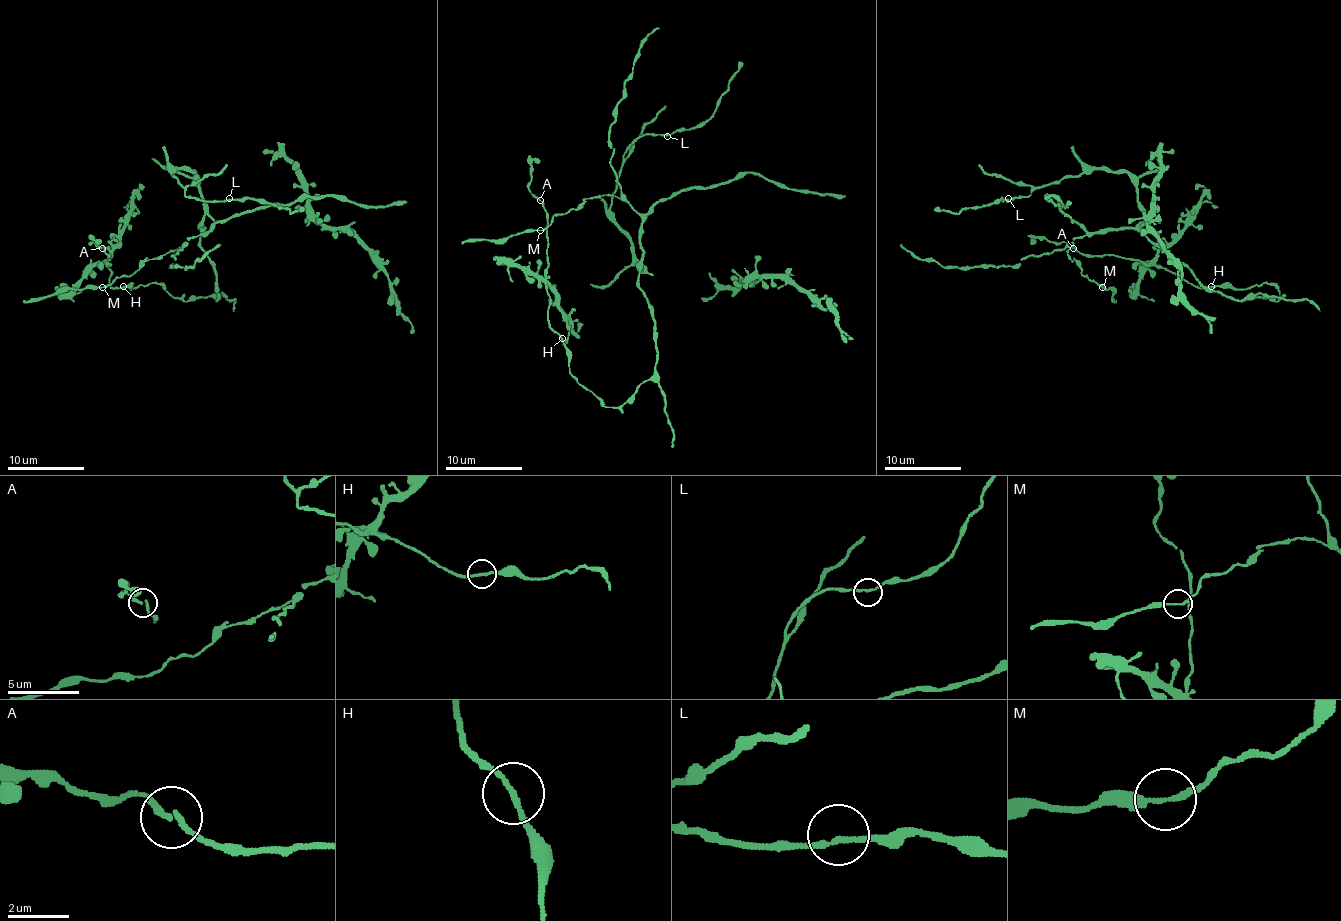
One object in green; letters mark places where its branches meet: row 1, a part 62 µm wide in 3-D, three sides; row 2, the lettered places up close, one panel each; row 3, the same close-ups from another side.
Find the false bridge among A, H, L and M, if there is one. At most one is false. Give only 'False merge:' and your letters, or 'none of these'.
False merge: M

